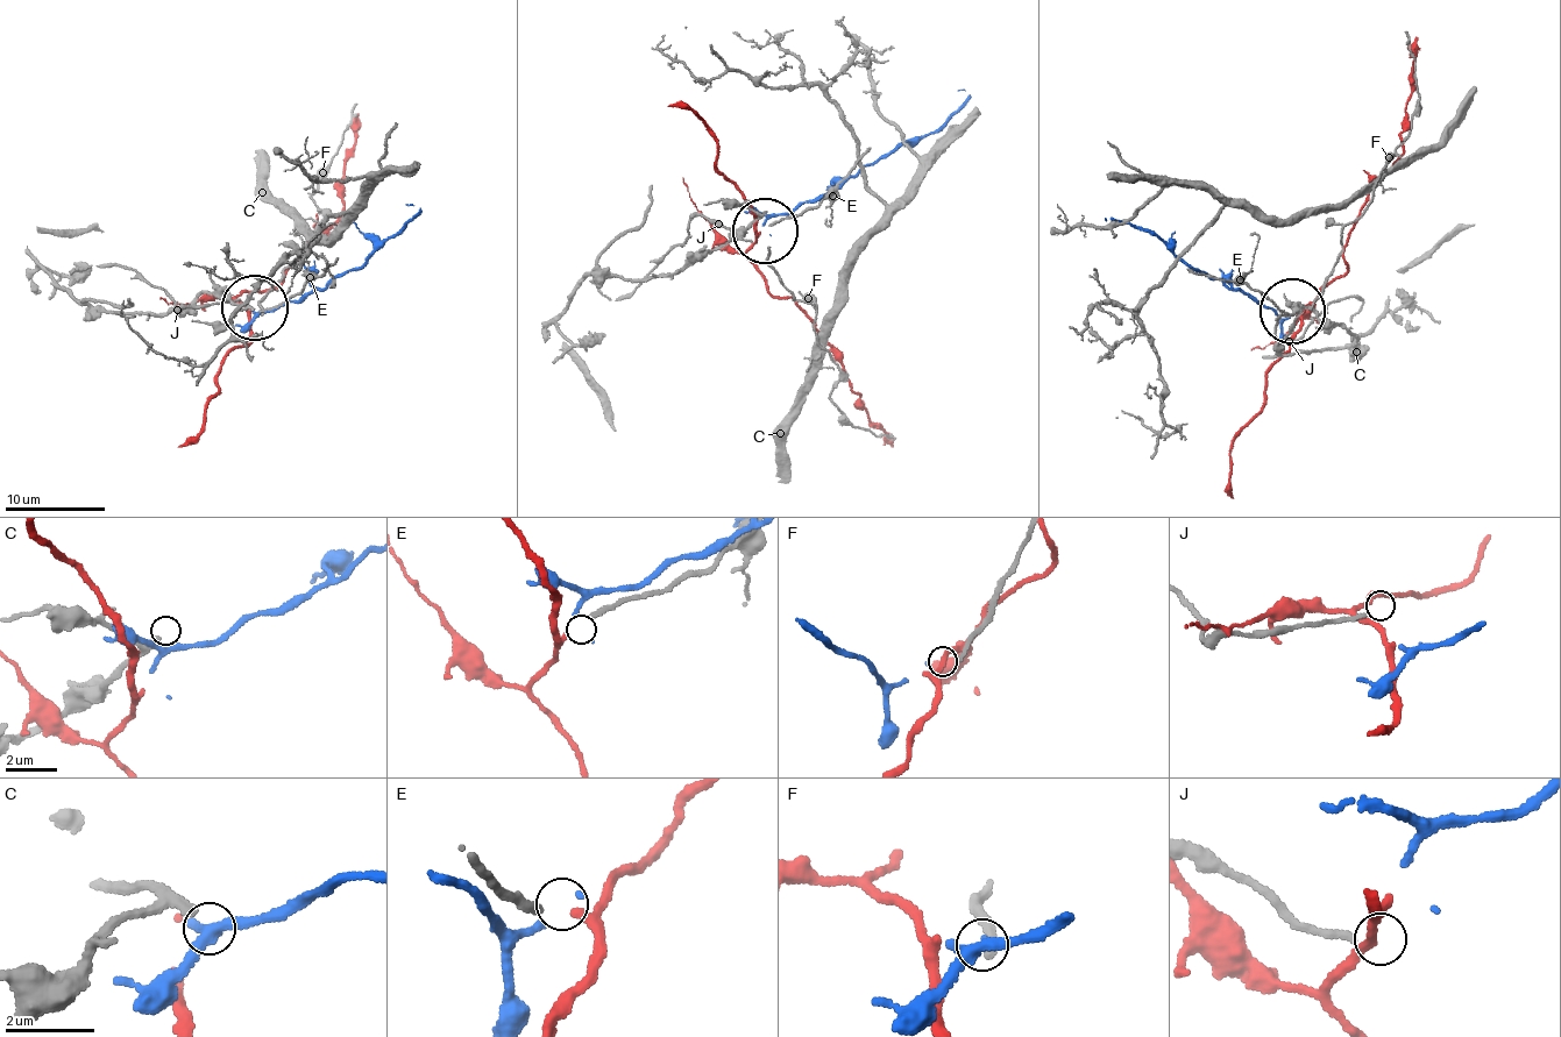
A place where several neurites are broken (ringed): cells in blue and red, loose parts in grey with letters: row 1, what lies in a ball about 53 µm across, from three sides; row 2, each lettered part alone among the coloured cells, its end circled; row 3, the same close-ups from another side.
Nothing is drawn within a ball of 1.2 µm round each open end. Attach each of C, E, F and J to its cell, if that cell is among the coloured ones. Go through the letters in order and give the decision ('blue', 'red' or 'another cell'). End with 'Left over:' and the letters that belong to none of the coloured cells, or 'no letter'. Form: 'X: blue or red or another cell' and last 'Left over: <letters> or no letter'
C: another cell
E: red
F: blue
J: another cell
Left over: C, J

